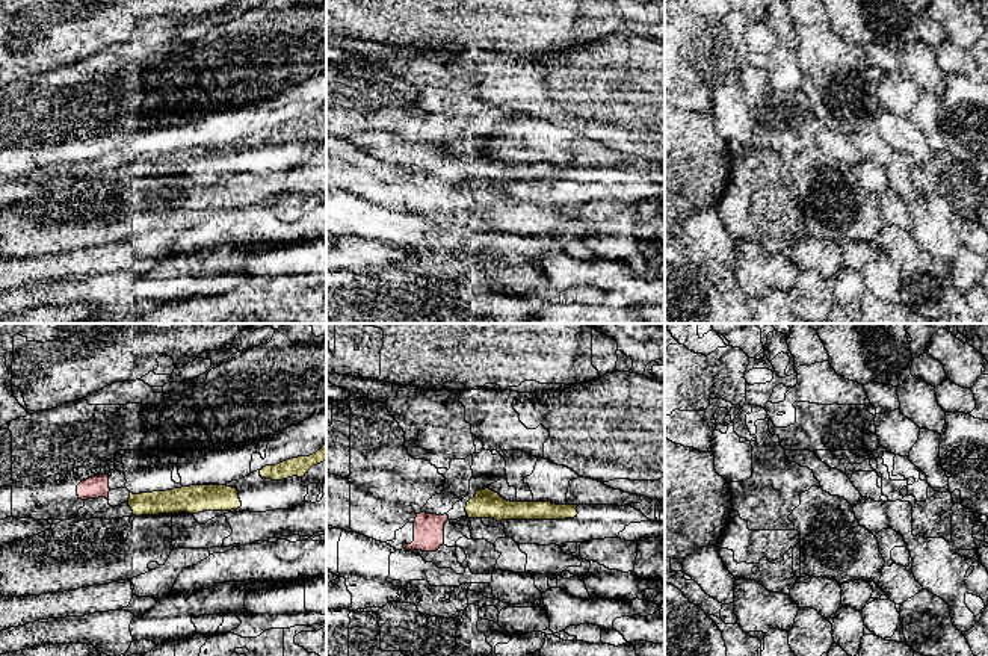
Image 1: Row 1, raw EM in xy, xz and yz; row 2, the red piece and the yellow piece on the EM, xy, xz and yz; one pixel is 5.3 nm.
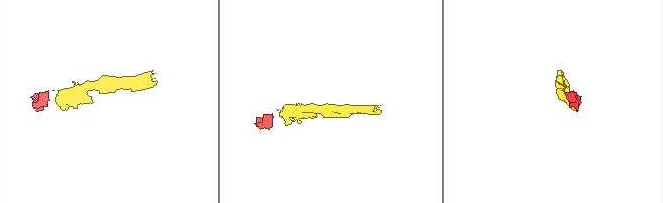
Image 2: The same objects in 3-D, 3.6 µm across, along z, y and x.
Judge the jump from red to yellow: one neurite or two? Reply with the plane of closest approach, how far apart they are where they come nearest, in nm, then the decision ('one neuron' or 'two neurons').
xz | 100 nm | two neurons

